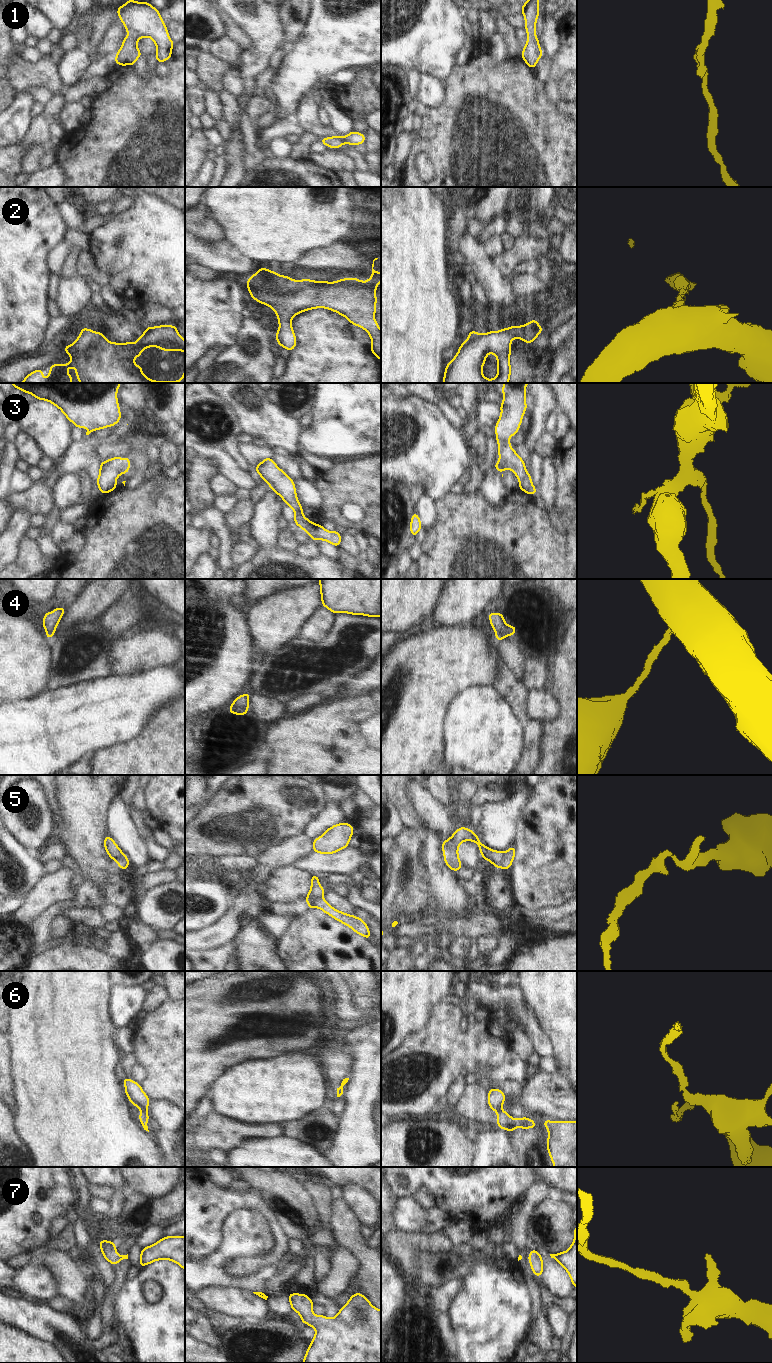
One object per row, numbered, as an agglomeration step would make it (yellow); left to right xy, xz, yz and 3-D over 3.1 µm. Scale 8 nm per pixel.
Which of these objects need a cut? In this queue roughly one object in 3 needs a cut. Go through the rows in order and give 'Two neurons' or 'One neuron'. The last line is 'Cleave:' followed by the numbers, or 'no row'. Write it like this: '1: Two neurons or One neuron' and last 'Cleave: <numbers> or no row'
1: One neuron
2: One neuron
3: Two neurons
4: One neuron
5: Two neurons
6: Two neurons
7: One neuron
Cleave: 3, 5, 6

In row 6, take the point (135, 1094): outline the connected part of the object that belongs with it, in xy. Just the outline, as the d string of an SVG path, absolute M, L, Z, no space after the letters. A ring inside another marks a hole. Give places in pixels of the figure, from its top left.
M126 1076L124 1077L123 1083L125 1085L124 1091L131 1104L138 1107L141 1112L147 1112L150 1099L141 1088L141 1085Z

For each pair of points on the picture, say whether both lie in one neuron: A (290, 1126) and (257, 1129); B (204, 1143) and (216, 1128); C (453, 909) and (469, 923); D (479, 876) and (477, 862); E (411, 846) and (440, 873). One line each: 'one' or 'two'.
A: two
B: one
C: two
D: two
E: two

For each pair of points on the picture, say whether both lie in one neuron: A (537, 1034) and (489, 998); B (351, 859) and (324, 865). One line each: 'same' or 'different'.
A: same
B: same

